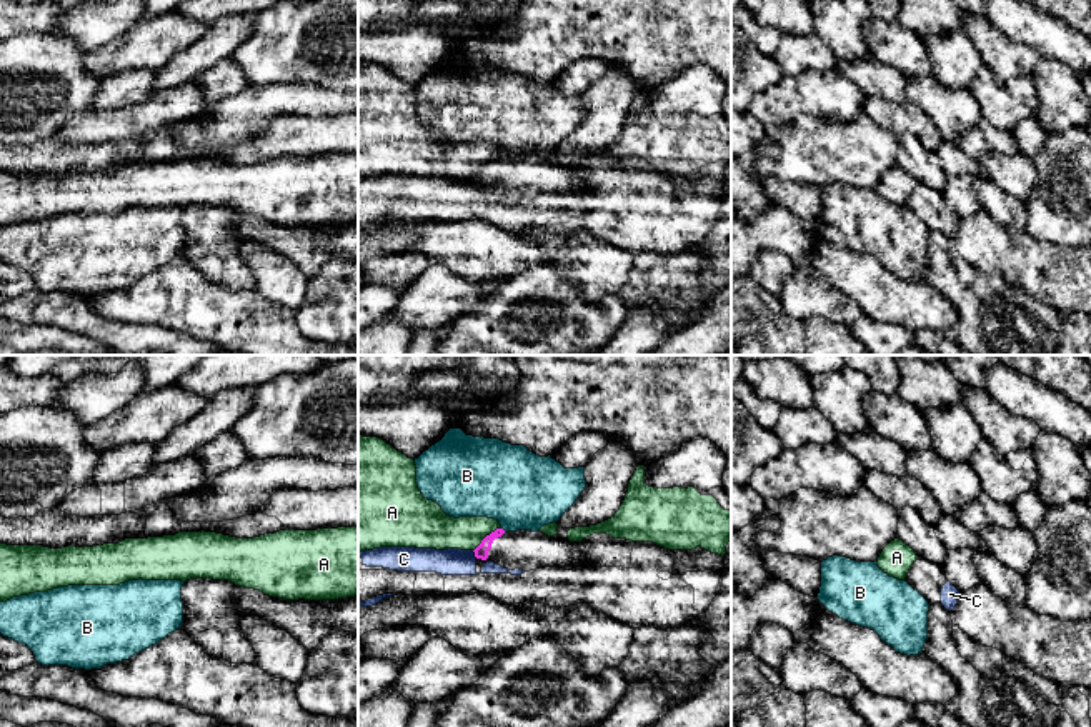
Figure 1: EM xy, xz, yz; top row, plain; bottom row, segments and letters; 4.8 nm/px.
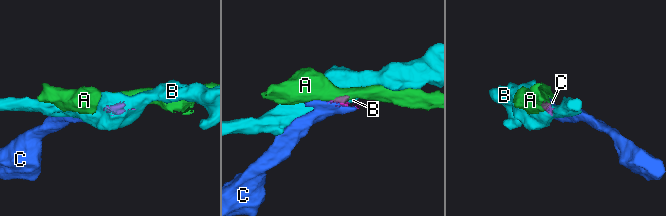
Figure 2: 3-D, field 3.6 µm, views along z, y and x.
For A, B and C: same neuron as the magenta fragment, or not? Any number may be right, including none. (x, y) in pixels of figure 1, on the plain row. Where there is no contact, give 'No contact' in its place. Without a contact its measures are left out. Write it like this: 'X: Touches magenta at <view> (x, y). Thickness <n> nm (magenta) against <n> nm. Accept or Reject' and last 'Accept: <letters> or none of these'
A: Touches magenta at xz (485, 164). Thickness 70 nm (magenta) against 180 nm. Reject
B: No contact. Reject
C: Touches magenta at xz (475, 180). Thickness 70 nm (magenta) against 130 nm. Accept
Accept: C

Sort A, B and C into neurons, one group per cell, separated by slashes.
A / B / C

